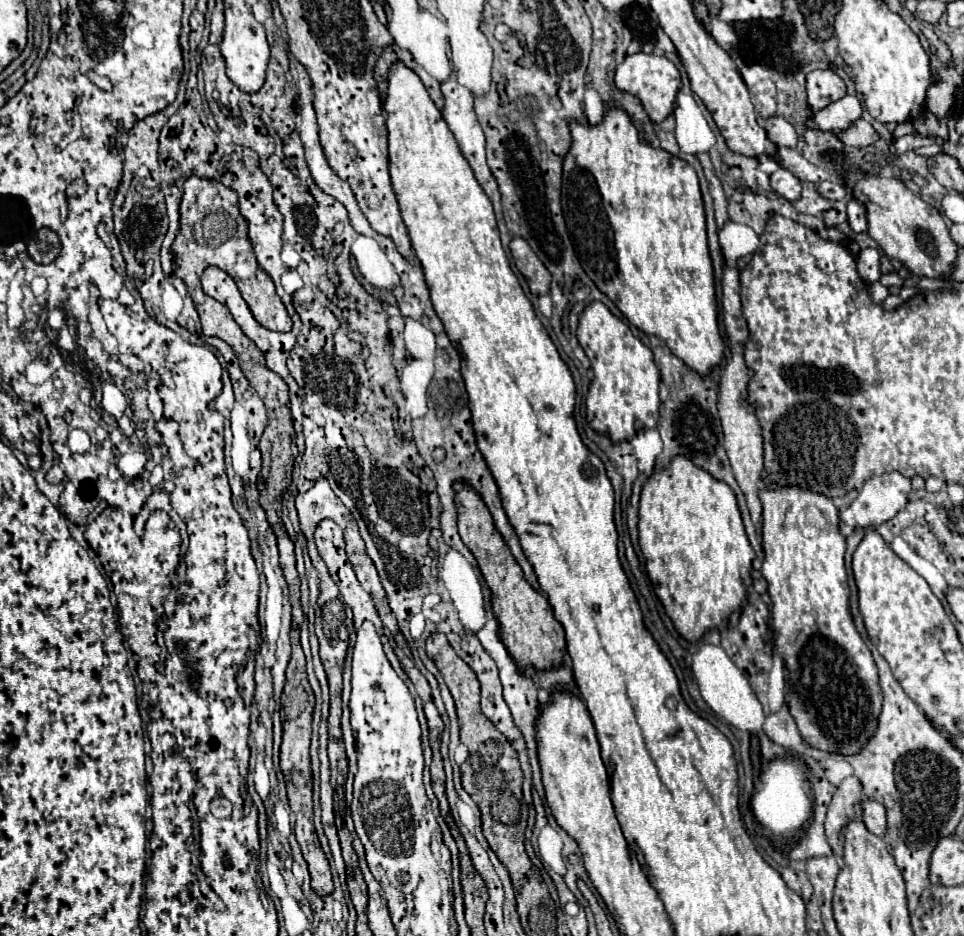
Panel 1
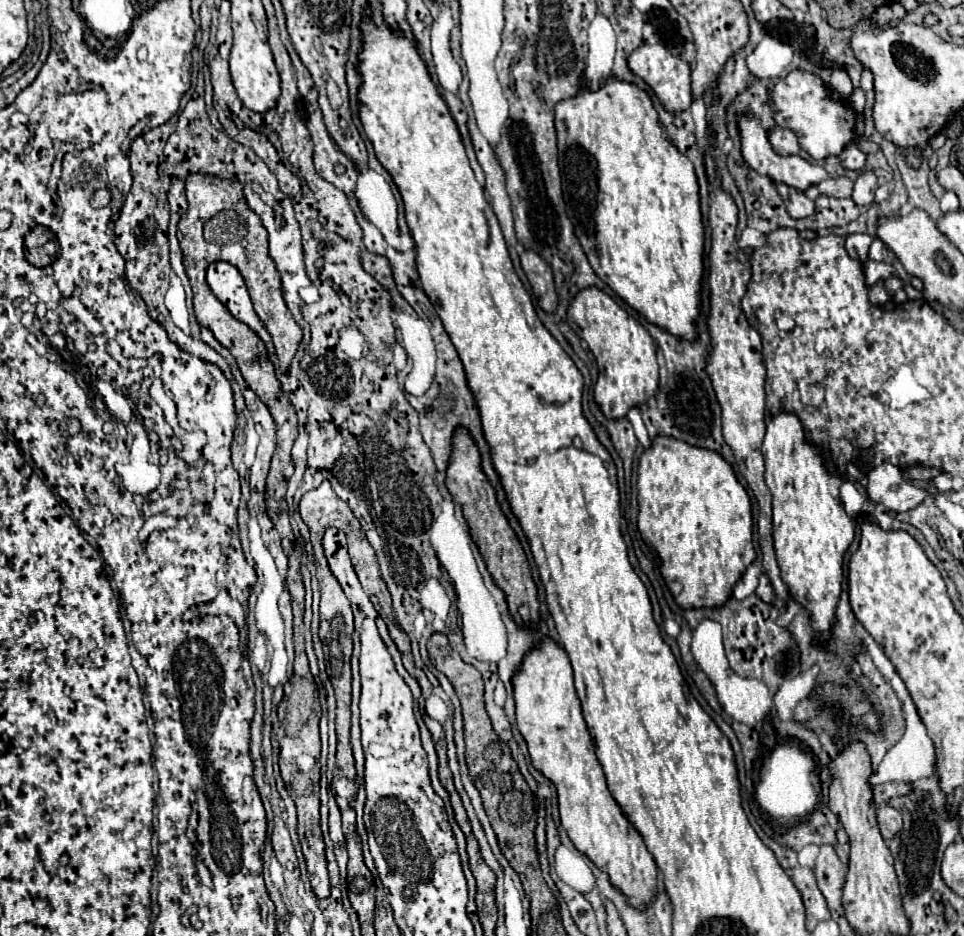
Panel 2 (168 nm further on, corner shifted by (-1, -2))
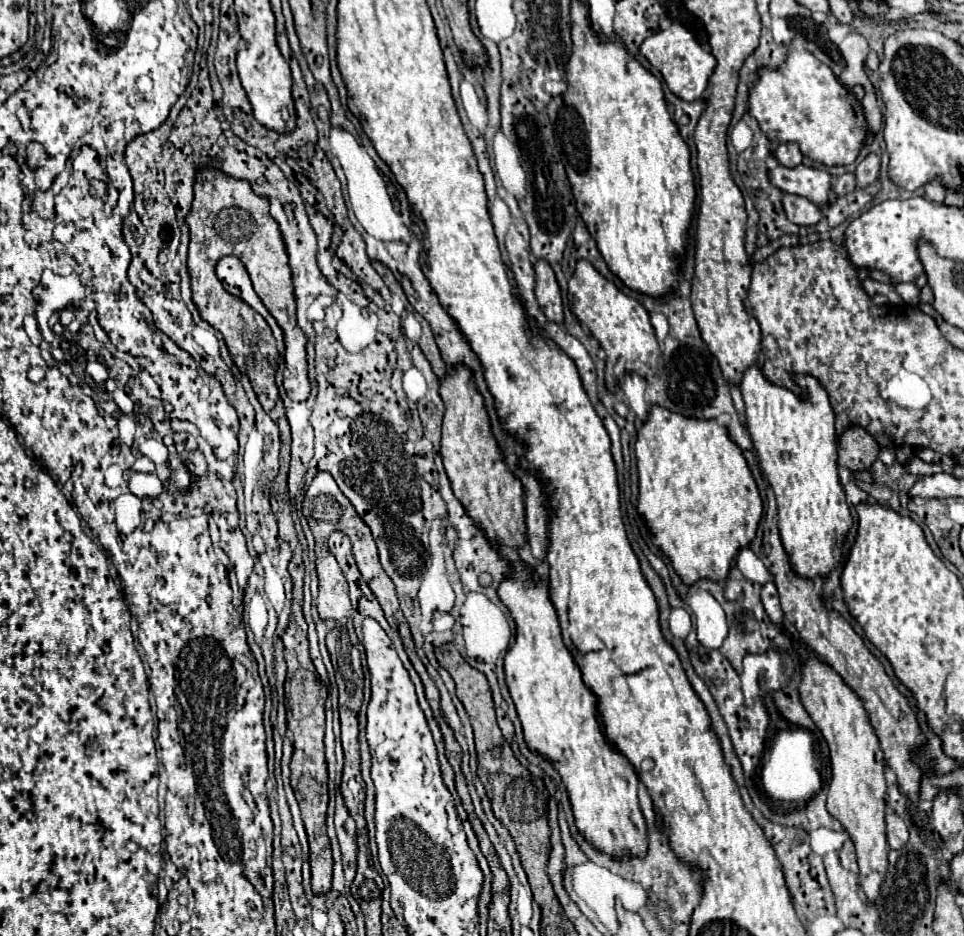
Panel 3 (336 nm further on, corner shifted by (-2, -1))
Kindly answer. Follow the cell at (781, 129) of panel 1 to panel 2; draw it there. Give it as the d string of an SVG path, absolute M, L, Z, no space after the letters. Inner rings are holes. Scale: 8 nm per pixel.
M773 128L769 132L769 142L771 146L777 150L777 154L785 154L785 156L793 156L799 152L799 142L797 136L791 130L783 130L783 128Z

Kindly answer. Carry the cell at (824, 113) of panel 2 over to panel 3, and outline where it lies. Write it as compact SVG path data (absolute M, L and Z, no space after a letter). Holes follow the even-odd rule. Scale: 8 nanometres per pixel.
M800 35L788 45L788 59L780 69L760 69L760 81L750 91L748 113L756 117L772 143L794 141L806 157L826 167L854 163L868 131L862 105L854 93L840 83L828 65L804 49Z

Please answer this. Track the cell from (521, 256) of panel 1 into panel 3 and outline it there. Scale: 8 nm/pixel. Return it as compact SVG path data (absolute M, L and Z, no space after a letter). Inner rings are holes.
M538 259L534 263L534 271L536 271L536 299L538 299L544 315L554 323L562 323L562 319L564 319L562 297L560 297L560 289L558 289L554 271L550 269L550 265L544 259Z

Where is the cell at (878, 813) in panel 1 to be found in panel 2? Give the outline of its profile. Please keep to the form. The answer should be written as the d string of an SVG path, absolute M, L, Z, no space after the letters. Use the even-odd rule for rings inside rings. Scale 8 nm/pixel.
M893 806L877 808L877 820L879 820L879 830L881 830L881 836L885 838L885 842L889 842L895 834L899 834L903 830L901 814Z

